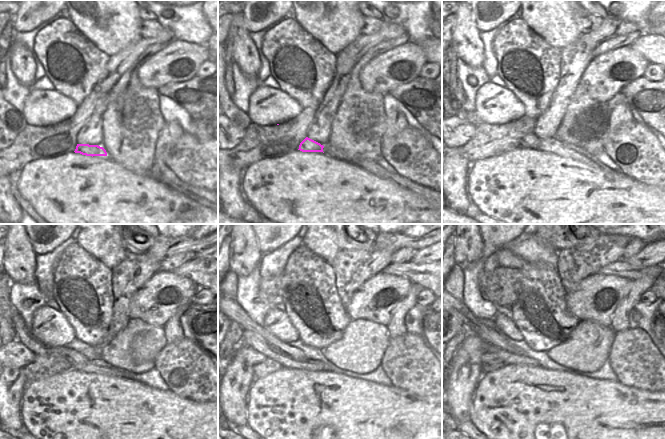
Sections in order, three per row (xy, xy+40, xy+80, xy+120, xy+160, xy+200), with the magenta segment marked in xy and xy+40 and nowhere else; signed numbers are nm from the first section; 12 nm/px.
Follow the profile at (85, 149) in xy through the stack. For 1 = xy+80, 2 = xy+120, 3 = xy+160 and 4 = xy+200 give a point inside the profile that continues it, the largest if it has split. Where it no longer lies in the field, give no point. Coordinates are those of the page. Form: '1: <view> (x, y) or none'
1: xy+80 (531, 141)
2: xy+120 (78, 361)
3: xy+160 (238, 314)
4: xy+200 (469, 321)

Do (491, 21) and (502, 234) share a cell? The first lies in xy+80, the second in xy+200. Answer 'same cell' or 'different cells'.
same cell

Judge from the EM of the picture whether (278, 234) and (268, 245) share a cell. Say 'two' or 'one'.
one

